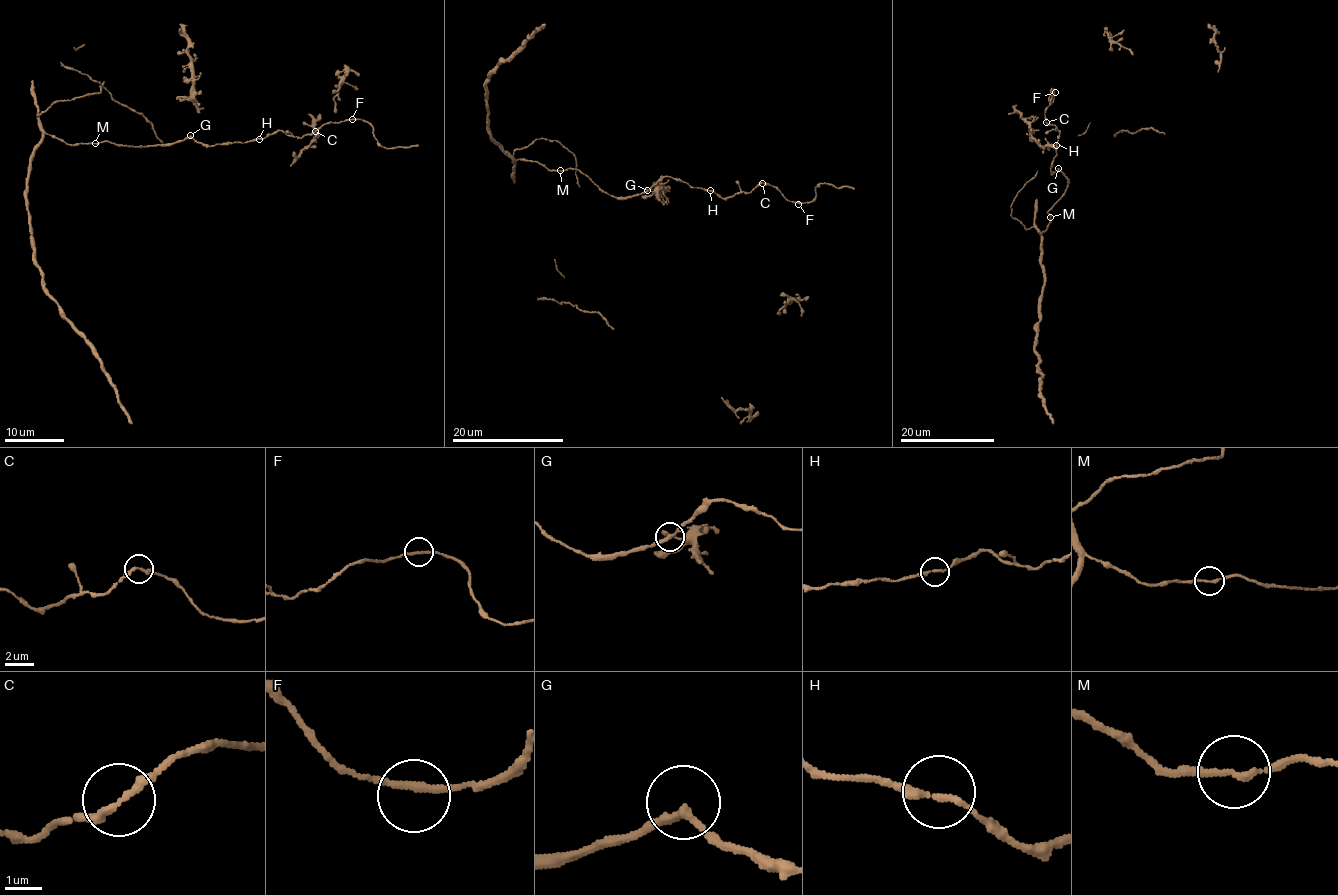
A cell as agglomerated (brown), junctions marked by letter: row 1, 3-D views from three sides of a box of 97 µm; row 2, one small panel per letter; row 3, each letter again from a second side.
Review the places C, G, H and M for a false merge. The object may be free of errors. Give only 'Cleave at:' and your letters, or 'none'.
Cleave at: none

